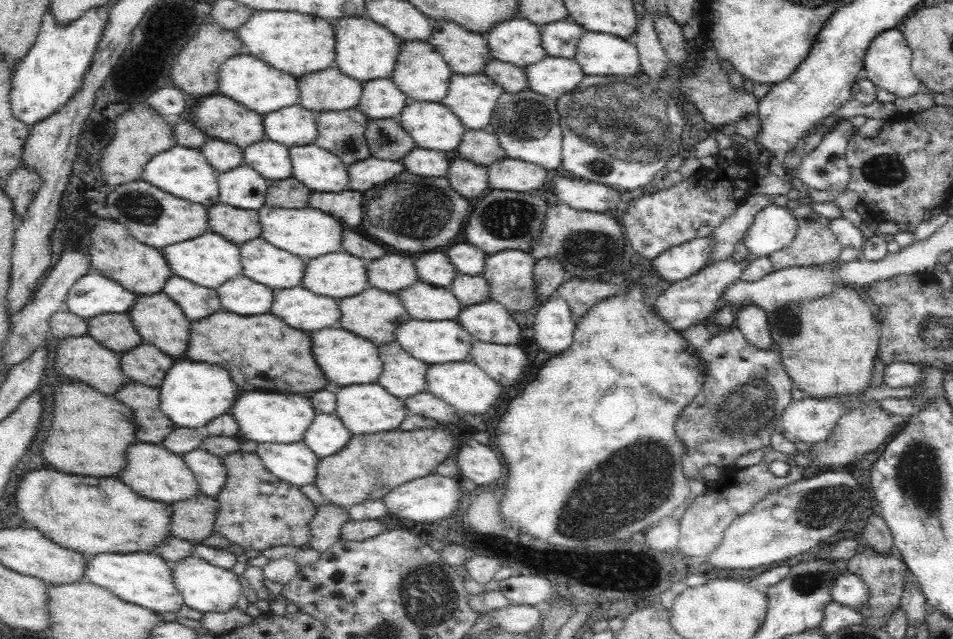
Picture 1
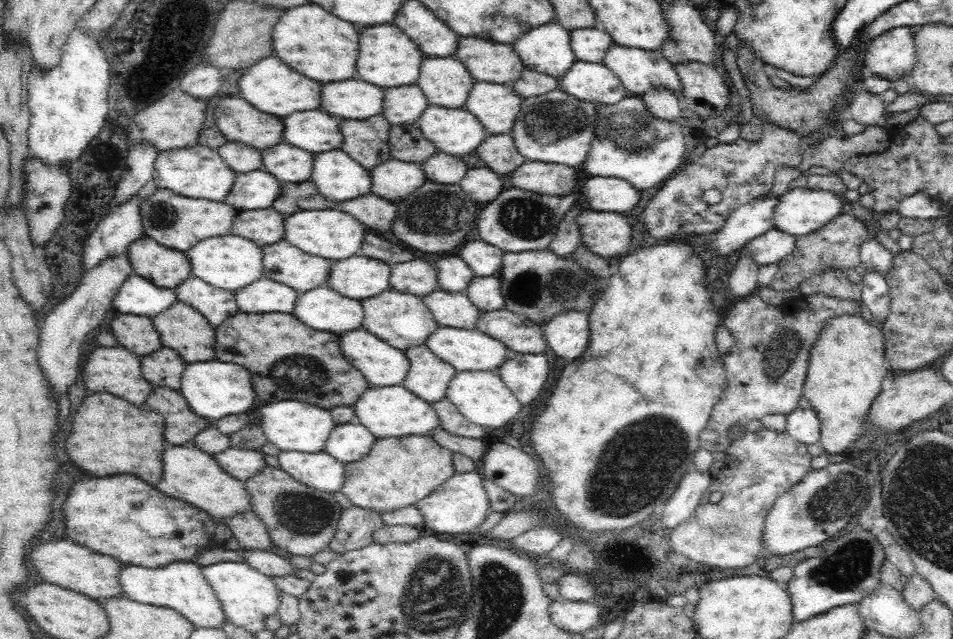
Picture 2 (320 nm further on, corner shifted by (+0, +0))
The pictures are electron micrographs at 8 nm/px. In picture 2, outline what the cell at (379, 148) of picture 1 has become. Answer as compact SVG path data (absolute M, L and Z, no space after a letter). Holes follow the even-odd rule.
M418 124L392 125L389 145L394 159L422 165L438 150L418 127Z

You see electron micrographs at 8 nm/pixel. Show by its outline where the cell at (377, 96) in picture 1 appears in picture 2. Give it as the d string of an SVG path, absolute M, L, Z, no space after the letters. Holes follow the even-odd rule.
M417 84L400 85L385 89L382 114L394 126L417 124L421 113L429 106L429 100Z

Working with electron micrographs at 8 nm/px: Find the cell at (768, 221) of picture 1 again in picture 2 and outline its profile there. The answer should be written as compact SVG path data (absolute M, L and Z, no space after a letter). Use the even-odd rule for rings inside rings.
M796 187L779 198L773 210L774 227L804 236L842 214L844 196L834 191Z

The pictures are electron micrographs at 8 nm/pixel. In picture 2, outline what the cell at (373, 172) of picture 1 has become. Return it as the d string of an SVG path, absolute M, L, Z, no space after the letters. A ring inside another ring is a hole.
M397 159L373 168L371 179L372 193L393 203L404 200L427 181L421 165Z

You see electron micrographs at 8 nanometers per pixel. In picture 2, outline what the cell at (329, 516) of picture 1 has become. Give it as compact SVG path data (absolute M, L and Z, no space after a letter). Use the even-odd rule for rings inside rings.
M356 506L343 509L336 534L329 541L328 548L337 553L364 548L375 542L374 532L384 525L386 524L378 511Z

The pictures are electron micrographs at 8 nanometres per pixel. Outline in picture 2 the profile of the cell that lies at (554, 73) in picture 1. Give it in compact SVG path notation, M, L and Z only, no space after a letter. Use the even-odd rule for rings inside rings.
M576 61L560 78L558 88L577 99L596 104L616 104L628 90L602 63Z

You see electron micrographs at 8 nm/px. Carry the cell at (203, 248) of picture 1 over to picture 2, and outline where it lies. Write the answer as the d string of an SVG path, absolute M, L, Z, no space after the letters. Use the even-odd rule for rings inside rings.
M228 234L207 238L192 245L185 253L192 265L192 276L222 290L236 292L264 277L261 247L243 236Z

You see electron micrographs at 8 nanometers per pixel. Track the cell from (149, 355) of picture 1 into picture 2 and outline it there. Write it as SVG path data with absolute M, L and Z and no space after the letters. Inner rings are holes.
M163 346L157 352L142 356L141 362L142 374L148 382L152 382L154 386L168 386L174 391L180 390L180 378L184 374L182 370L186 363L175 350Z

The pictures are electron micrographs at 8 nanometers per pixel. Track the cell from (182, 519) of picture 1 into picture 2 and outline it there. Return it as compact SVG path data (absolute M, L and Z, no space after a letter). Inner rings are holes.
M252 510L217 522L224 523L239 540L242 550L270 551L276 547L269 538L265 524Z

